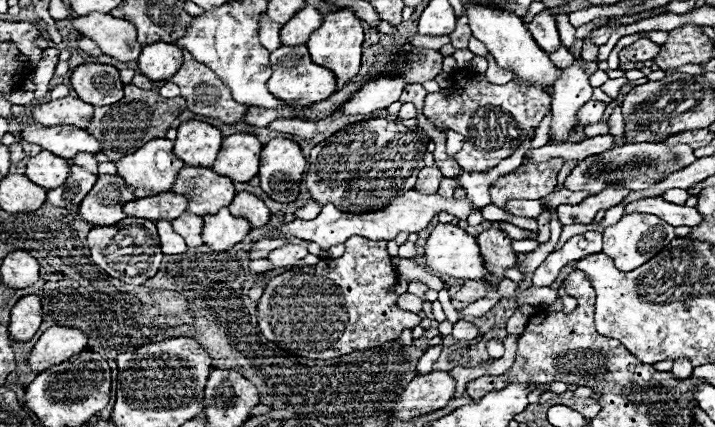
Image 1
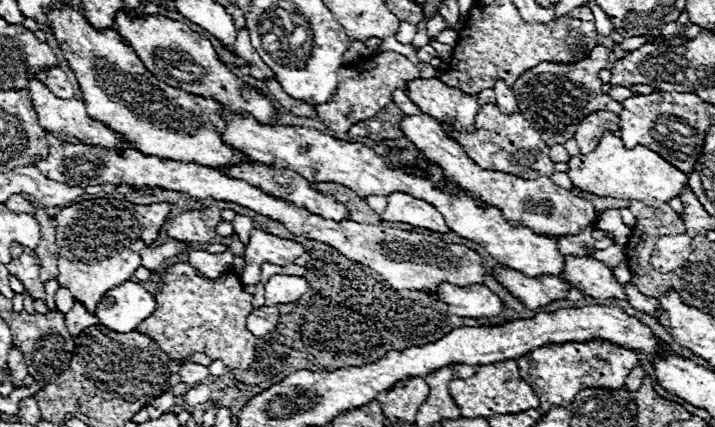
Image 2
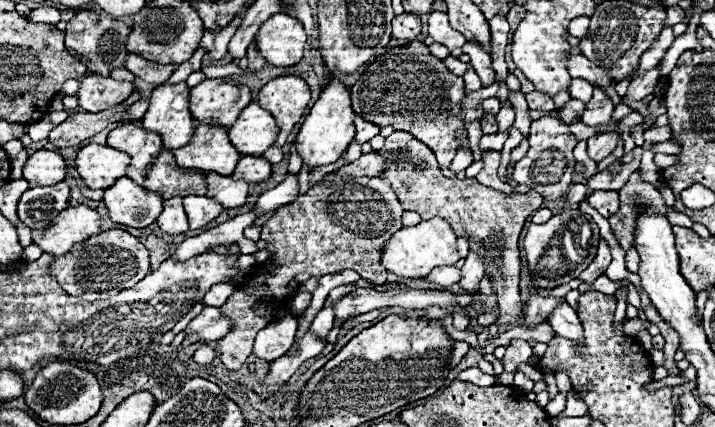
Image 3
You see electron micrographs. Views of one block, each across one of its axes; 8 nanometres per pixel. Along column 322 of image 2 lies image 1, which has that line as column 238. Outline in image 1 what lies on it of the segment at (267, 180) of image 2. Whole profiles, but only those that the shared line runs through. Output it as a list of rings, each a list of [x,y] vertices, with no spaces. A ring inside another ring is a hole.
[[[238,192],[228,208],[230,208],[230,214],[232,216],[246,218],[252,228],[258,228],[258,226],[268,224],[270,222],[270,216],[272,216],[270,210],[266,208],[266,204],[258,196],[248,194],[248,192]]]

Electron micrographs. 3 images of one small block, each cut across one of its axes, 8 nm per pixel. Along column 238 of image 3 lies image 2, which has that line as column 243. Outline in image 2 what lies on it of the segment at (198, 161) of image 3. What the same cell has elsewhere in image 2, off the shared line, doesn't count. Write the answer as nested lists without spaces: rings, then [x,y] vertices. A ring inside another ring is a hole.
[[[66,4],[60,10],[50,10],[48,12],[48,26],[54,34],[54,40],[58,48],[62,50],[64,58],[68,60],[68,66],[76,74],[80,82],[80,90],[84,96],[86,110],[90,118],[98,122],[106,122],[110,130],[116,130],[118,134],[126,136],[130,140],[130,146],[140,150],[146,156],[158,156],[162,160],[178,160],[178,162],[196,162],[202,166],[224,166],[226,162],[242,162],[242,158],[248,158],[246,154],[226,146],[220,140],[222,130],[226,124],[220,118],[218,106],[212,98],[202,98],[196,94],[188,94],[184,90],[176,90],[160,80],[156,80],[140,62],[140,58],[118,38],[114,30],[96,30],[88,24],[88,20],[82,16],[82,12],[76,10],[76,6]]]

